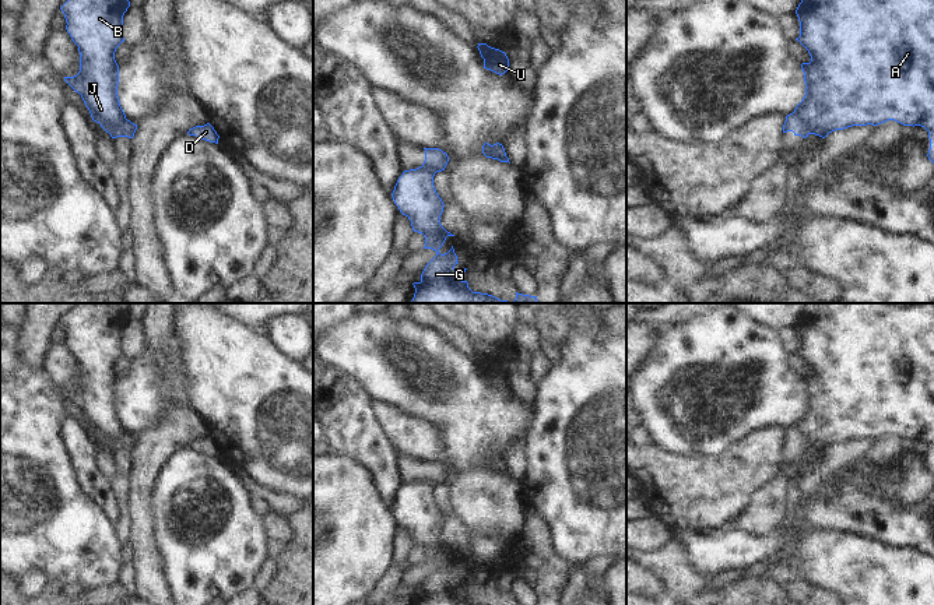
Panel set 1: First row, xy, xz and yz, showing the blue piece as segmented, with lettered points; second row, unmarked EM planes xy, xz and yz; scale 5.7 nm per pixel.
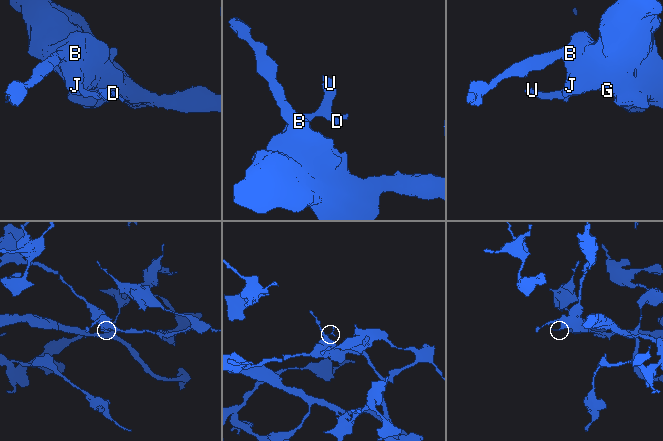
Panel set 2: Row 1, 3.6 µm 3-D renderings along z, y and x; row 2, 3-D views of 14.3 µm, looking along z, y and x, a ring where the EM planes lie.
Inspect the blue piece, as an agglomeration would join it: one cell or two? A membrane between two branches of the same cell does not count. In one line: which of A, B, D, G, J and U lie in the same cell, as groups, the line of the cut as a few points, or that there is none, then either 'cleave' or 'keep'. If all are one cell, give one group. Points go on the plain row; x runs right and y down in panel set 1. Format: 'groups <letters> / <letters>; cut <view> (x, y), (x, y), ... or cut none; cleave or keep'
groups A B G J / D U; cut yz (794, 424), (810, 446); cleave

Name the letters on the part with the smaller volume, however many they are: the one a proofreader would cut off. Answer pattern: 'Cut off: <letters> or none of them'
Cut off: D, U

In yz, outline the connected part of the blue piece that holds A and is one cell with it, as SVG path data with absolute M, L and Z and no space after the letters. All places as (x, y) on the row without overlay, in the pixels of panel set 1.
M805 303L796 327L800 334L800 349L796 353L808 363L811 374L801 377L805 408L794 425L805 435L810 447L825 451L835 443L852 439L878 439L888 433L895 433L903 439L921 439L928 444L930 462L927 469L934 476L934 303L910 303L902 307L889 303Z

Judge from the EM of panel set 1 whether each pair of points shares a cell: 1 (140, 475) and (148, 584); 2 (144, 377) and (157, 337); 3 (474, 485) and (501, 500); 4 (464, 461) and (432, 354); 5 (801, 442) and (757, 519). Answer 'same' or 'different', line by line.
1: same
2: different
3: same
4: same
5: same

